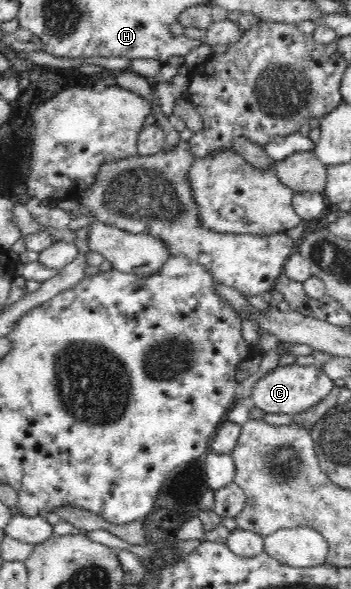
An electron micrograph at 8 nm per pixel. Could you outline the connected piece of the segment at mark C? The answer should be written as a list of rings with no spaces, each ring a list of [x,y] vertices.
[[[296,363],[290,365],[278,365],[270,370],[262,378],[257,380],[252,387],[250,403],[268,414],[300,414],[311,406],[318,404],[322,398],[326,398],[335,387],[334,383],[321,369],[320,364],[302,366]]]

